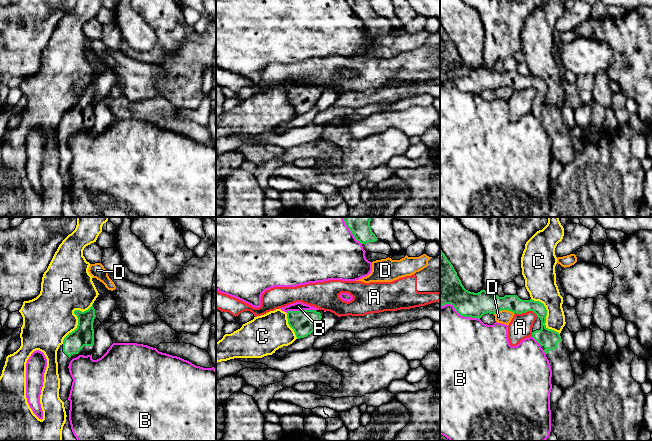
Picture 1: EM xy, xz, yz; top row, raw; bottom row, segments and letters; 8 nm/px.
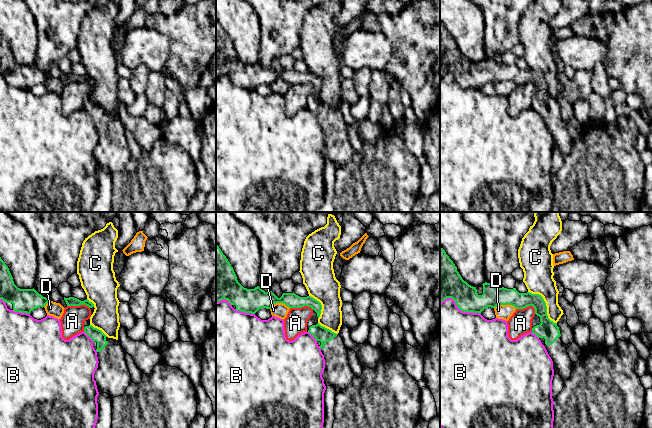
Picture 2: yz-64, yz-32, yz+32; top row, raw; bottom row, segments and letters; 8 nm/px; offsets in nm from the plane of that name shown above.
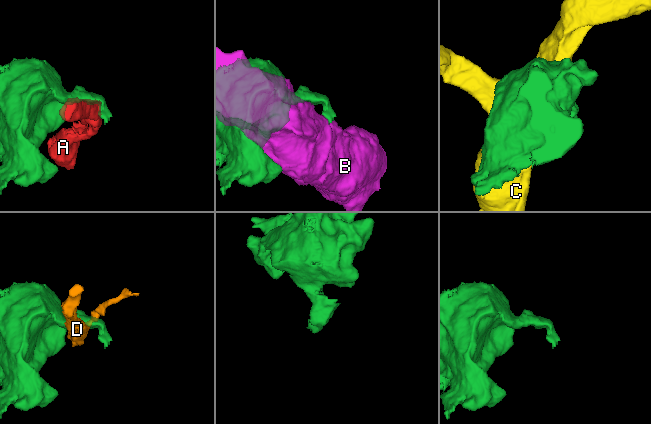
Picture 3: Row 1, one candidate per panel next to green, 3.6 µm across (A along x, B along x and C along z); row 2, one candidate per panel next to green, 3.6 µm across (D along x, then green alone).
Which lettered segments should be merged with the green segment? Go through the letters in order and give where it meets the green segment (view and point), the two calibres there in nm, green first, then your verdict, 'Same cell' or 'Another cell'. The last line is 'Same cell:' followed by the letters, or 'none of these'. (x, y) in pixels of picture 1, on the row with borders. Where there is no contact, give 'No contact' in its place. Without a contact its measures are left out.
A: Touches green at yz (526, 311). Thickness 140 nm (green) against 190 nm. Another cell
B: Touches green at yz (459, 313). Thickness 280 nm (green) against 480 nm. Another cell
C: Touches green at xy (77, 317). Thickness 170 nm (green) against 400 nm. Another cell
D: Touches green at yz (503, 309). Thickness 200 nm (green) against 110 nm. Another cell
Same cell: none of these

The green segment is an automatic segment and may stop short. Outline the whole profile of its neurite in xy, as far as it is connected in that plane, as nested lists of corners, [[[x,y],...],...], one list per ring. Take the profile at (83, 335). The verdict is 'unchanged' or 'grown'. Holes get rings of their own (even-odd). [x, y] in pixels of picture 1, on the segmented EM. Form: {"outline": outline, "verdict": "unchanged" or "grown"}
{"outline": [[[93,304],[84,312],[75,310],[74,314],[78,318],[77,328],[64,338],[63,344],[57,351],[59,397],[63,402],[68,400],[73,382],[68,368],[70,361],[79,355],[91,355],[94,349],[93,322],[96,315]]], "verdict": "grown"}

